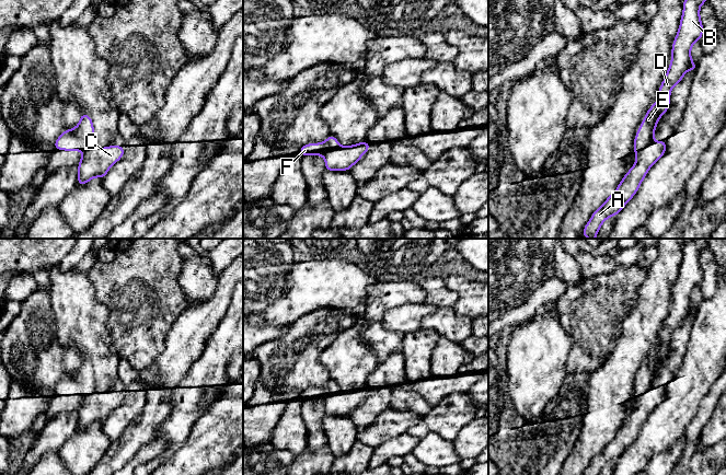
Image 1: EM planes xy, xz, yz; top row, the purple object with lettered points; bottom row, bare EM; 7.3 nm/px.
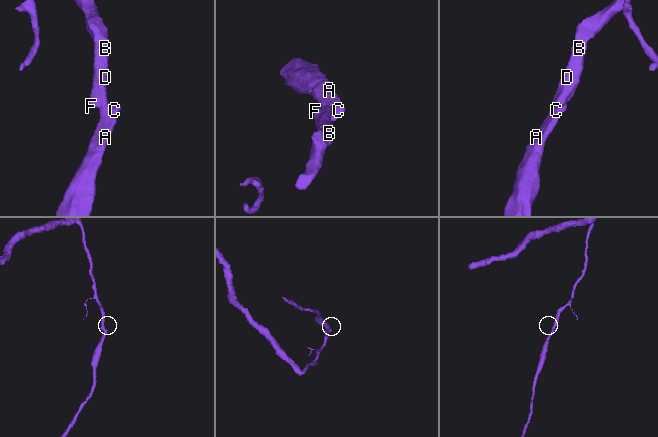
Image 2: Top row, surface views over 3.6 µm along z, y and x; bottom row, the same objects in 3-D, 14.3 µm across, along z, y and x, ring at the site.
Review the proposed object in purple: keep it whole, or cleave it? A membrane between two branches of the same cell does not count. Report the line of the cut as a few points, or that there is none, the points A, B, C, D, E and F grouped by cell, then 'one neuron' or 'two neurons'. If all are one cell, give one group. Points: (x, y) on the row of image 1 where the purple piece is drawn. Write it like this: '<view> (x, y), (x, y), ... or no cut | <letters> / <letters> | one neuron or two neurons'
yz (653, 140), (635, 153) | A C / B D E F | two neurons

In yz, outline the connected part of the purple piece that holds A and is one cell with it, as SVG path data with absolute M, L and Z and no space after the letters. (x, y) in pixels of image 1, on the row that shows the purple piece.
M653 141L636 152L635 164L624 175L619 186L601 207L596 209L584 228L581 234L588 239L596 239L602 223L610 217L616 216L637 193L649 169L665 154L666 141Z

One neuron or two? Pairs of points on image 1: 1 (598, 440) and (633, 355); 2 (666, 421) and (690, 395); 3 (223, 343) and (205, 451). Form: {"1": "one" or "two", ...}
{"1": "one", "2": "one", "3": "two"}

